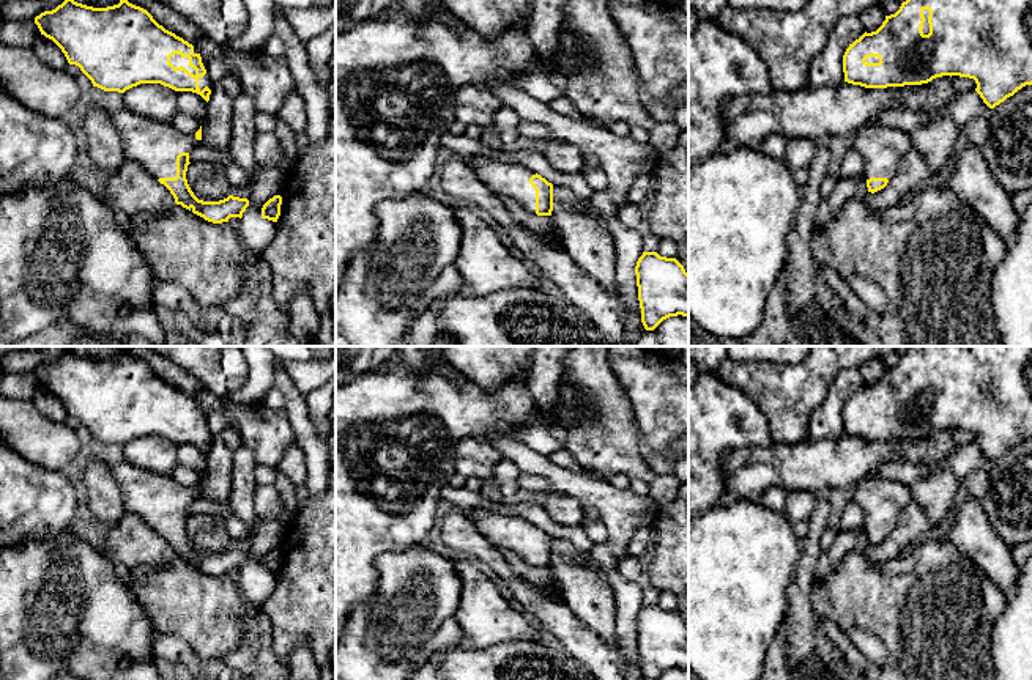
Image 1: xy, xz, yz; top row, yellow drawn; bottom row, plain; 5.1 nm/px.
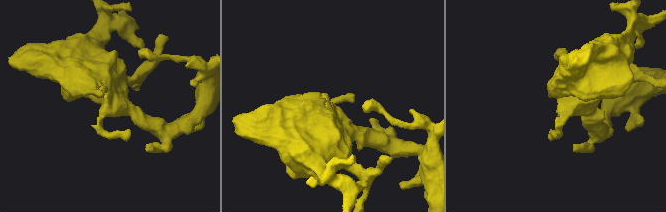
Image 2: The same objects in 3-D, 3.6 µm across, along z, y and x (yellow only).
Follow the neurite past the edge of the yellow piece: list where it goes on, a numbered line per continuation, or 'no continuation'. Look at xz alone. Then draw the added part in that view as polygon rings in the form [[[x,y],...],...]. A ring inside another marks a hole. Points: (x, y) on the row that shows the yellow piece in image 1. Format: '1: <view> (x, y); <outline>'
1: xz (511, 180); [[[482,154],[466,157],[465,164],[493,194],[507,197],[526,212],[536,214],[536,189],[529,184],[529,178],[536,175],[533,170],[522,164],[501,162]]]

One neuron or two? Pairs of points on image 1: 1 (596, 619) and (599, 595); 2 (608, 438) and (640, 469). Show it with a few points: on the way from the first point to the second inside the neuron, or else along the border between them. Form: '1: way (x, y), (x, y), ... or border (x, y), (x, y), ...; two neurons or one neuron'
1: way (597, 613), (599, 602); one neuron
2: way (616, 446), (632, 461); one neuron

